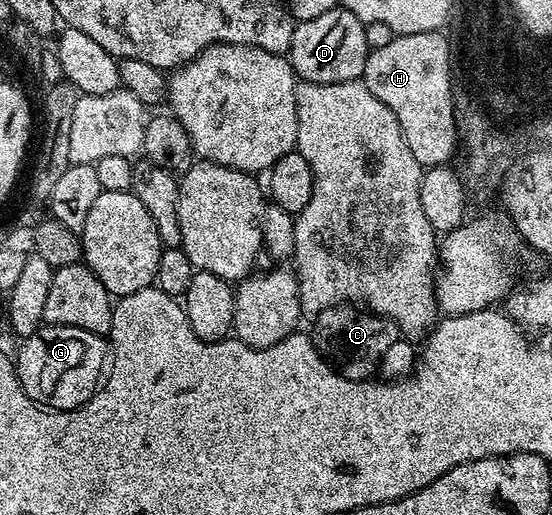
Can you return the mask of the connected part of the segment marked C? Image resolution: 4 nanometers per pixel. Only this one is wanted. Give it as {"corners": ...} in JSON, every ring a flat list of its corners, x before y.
{"corners":[[355,295,354,303,356,304,356,309,352,305,340,305,344,303,329,303,323,306,315,314,316,326,310,329,310,336,315,341,316,347,321,354,330,355,335,368,339,369,348,381,367,381,377,372,383,353,396,341,392,338,392,333,399,336,402,333,408,333,408,330,404,329,404,326,392,314,385,314,383,309,373,307,371,305,372,301,369,301,364,296]]}

